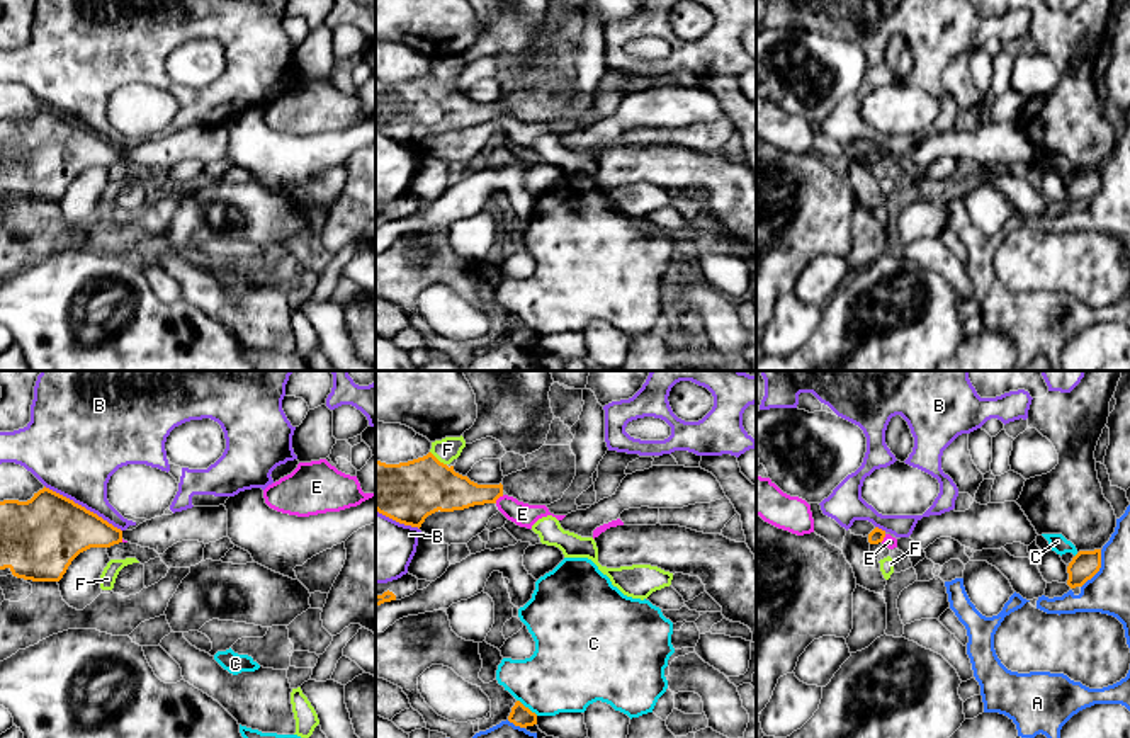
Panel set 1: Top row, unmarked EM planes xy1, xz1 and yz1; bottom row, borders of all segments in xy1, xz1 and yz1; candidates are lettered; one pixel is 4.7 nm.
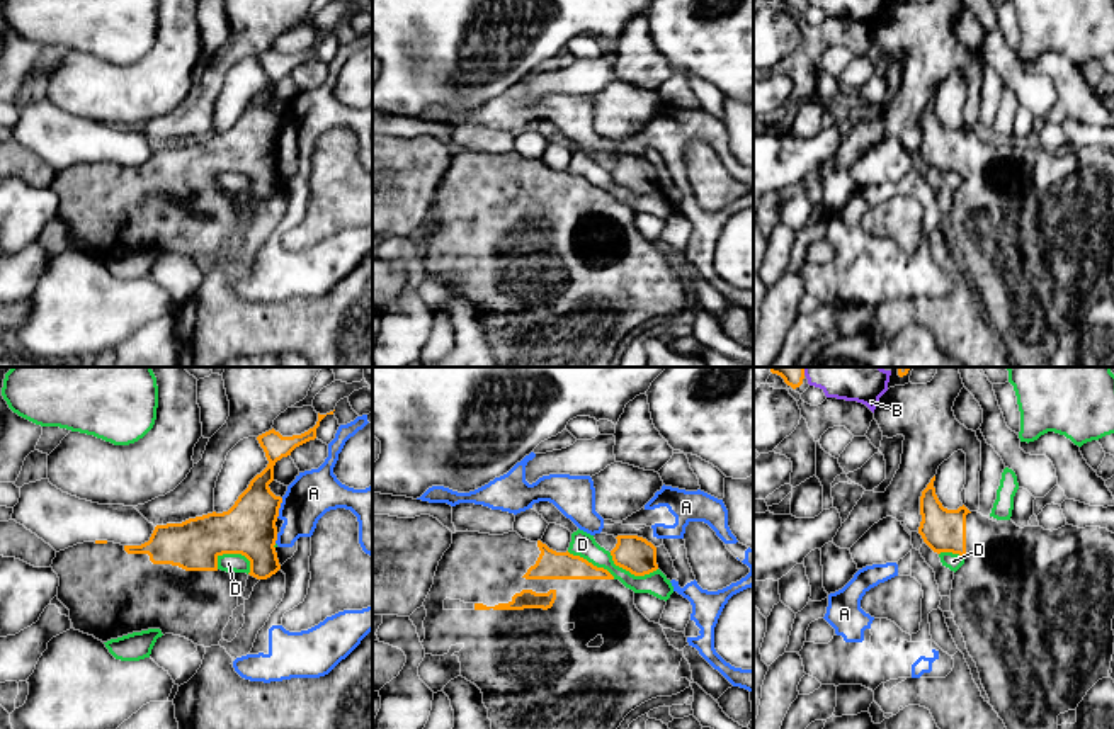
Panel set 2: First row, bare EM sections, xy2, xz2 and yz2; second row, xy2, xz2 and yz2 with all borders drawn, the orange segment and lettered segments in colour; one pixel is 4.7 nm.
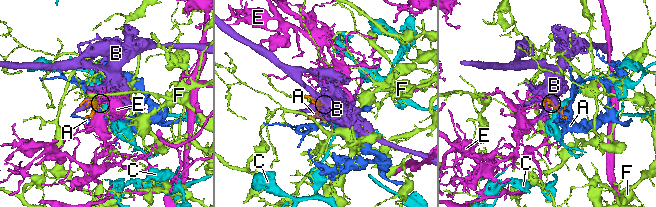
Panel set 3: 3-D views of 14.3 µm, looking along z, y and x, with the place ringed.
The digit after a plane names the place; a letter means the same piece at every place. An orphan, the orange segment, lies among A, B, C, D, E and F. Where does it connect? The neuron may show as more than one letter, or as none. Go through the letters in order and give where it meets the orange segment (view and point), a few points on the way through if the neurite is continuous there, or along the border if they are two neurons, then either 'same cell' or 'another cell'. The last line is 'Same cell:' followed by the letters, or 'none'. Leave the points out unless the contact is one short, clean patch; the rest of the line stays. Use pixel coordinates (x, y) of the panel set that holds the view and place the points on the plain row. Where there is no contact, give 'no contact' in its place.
A: meets orange in yz1 at (1100, 186); another cell
B: meets orange in xy1 at (84, 126); another cell
C: meets orange in xz1 at (527, 327); border along xz1 (517, 318), (537, 334); another cell
D: meets orange in xy2 at (238, 172); border along xy2 (216, 175), (242, 174), (249, 180), (250, 191); another cell
E: meets orange in xz1 at (498, 116); border along xz1 (503, 114), (495, 121); another cell
F: meets orange in xz1 at (437, 79); border along xz1 (430, 70), (446, 84); another cell
Same cell: none

